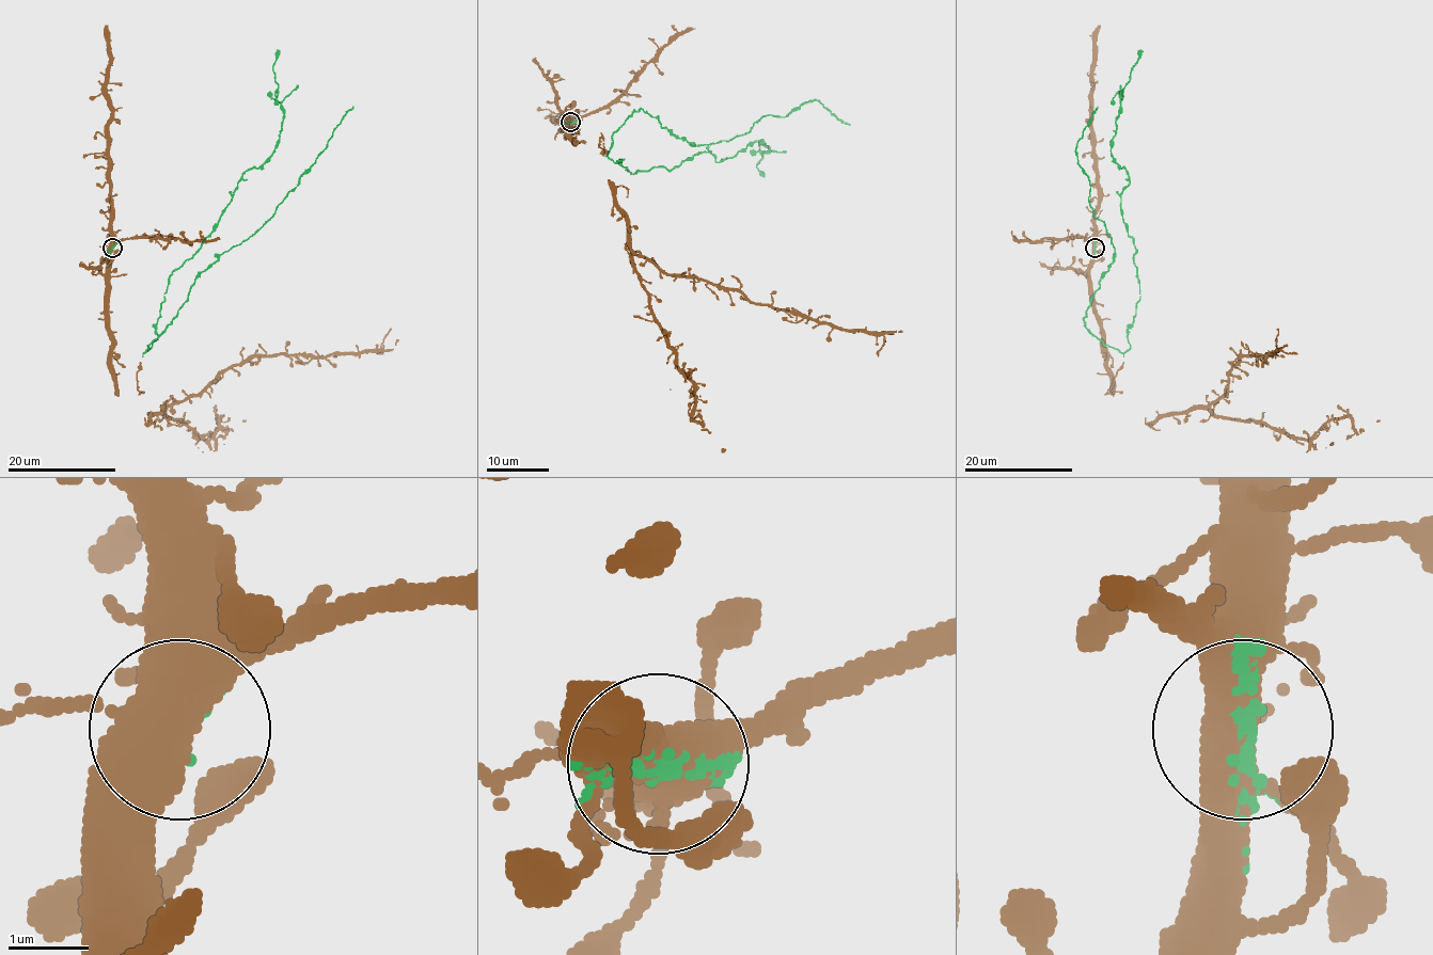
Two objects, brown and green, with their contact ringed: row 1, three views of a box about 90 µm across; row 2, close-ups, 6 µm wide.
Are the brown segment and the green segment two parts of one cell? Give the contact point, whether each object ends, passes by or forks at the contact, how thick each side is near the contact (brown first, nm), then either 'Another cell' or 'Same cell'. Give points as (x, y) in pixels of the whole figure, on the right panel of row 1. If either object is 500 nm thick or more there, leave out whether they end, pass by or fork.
Place: (1095, 248). At the ring brown forks. At the ring green forks. Thickness 480 nm (brown) against 80 nm. Same cell

